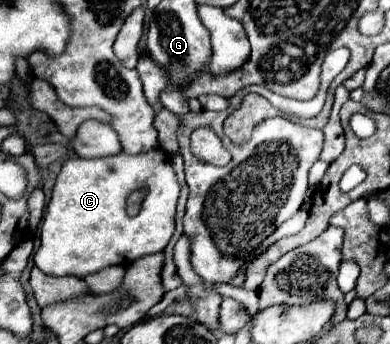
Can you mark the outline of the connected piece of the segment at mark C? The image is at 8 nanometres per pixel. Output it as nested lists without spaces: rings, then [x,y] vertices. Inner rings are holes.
[[[155,147],[151,151],[129,155],[119,151],[109,157],[99,159],[65,159],[61,173],[53,185],[53,195],[47,205],[43,227],[41,227],[41,247],[37,249],[33,263],[41,271],[59,271],[59,275],[75,275],[83,279],[89,273],[95,273],[109,265],[127,265],[143,255],[159,253],[167,247],[175,231],[175,207],[179,197],[179,181],[171,167],[169,155]],[[133,191],[143,191],[143,203],[135,217],[127,215],[127,199]]]

